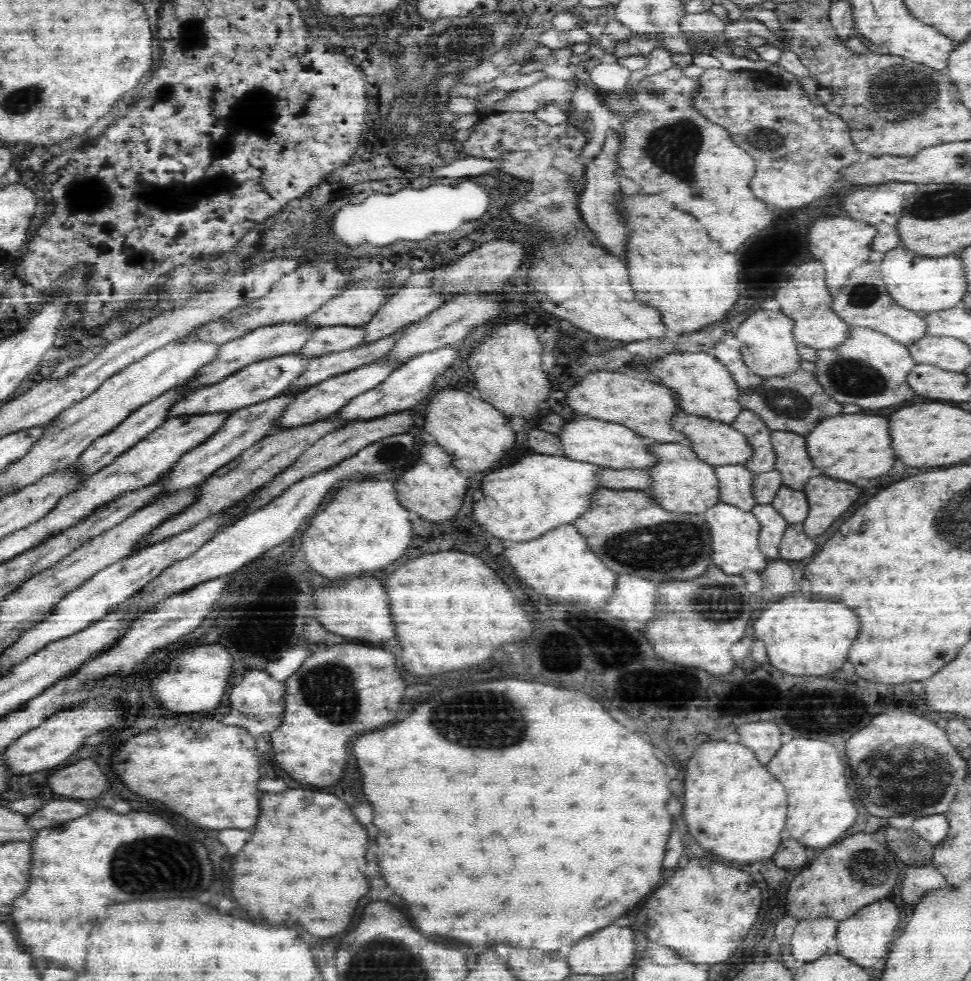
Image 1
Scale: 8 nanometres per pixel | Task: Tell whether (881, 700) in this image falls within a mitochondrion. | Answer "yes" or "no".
no

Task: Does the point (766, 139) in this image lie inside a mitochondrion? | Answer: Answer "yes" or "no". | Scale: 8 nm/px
yes

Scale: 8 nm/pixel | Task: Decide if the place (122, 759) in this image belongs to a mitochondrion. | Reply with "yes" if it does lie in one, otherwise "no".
yes

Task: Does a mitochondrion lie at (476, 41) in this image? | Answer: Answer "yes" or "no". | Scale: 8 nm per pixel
yes

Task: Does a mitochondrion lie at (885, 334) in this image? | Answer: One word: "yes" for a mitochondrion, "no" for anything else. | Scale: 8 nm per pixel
no

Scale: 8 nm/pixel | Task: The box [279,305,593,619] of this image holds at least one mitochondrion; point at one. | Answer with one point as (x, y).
(392, 454)

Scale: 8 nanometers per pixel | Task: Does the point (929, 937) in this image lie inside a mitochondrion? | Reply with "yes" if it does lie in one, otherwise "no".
no

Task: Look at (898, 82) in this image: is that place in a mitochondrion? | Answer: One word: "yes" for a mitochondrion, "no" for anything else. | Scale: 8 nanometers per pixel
yes

